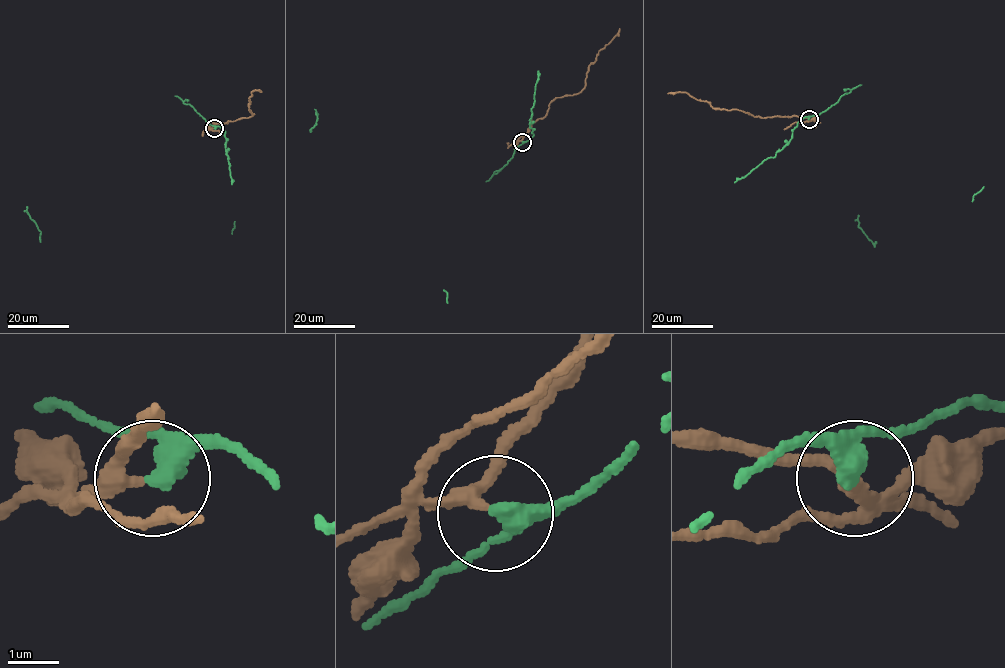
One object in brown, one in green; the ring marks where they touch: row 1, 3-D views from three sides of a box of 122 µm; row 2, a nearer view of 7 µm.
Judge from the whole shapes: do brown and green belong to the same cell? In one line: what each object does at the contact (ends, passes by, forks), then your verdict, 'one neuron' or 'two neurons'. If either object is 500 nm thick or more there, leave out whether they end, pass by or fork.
brown passes by | green passes by | two neurons

